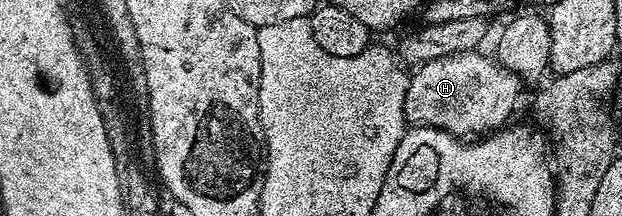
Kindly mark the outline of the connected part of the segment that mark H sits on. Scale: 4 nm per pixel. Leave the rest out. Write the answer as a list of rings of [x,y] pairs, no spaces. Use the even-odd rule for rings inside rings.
[[[483,53],[449,54],[419,64],[410,73],[404,97],[407,122],[414,127],[427,125],[442,129],[463,139],[481,139],[503,128],[511,120],[524,82],[515,73],[503,69],[493,56],[485,57]]]

